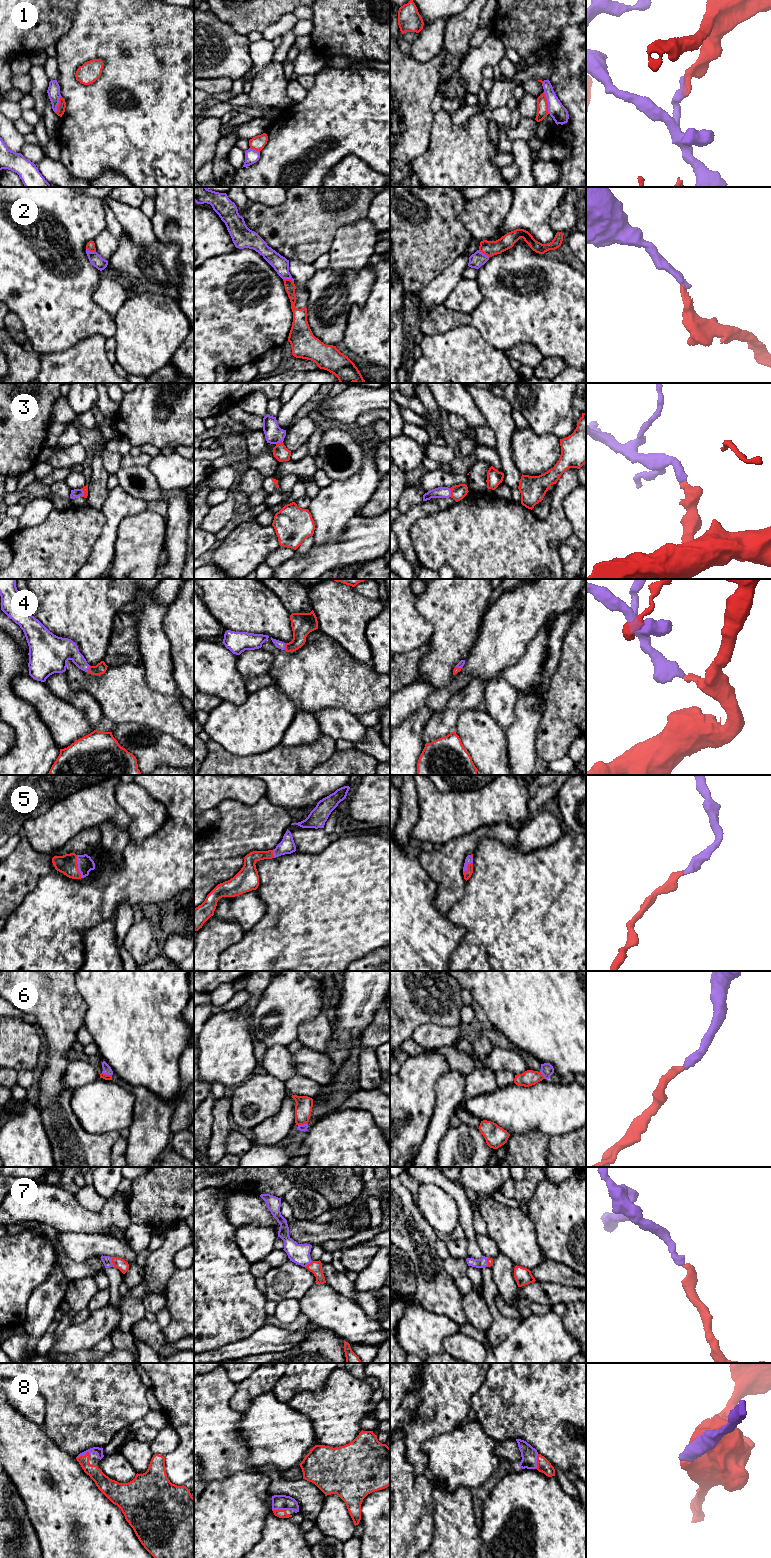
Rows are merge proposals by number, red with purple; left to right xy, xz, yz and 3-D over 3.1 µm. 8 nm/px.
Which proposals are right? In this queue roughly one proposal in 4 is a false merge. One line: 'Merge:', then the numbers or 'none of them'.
Merge: 2, 3, 4, 5, 6, 7, 8

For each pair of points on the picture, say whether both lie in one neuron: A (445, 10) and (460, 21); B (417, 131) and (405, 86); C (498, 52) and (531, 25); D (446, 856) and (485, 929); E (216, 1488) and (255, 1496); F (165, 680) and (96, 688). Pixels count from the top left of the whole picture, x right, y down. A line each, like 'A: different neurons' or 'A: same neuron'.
A: different neurons
B: same neuron
C: different neurons
D: different neurons
E: same neuron
F: different neurons

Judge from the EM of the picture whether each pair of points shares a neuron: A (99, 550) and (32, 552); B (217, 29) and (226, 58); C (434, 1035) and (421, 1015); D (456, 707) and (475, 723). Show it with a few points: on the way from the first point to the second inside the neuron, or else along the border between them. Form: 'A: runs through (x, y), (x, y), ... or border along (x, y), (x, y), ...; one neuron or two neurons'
A: border along (102, 529), (91, 554), (79, 568); two neurons
B: runs through (217, 36), (217, 48), (220, 51); one neuron
C: border along (450, 1026), (421, 1024), (410, 1037); two neurons
D: border along (482, 706), (464, 710), (460, 714), (453, 731); two neurons

